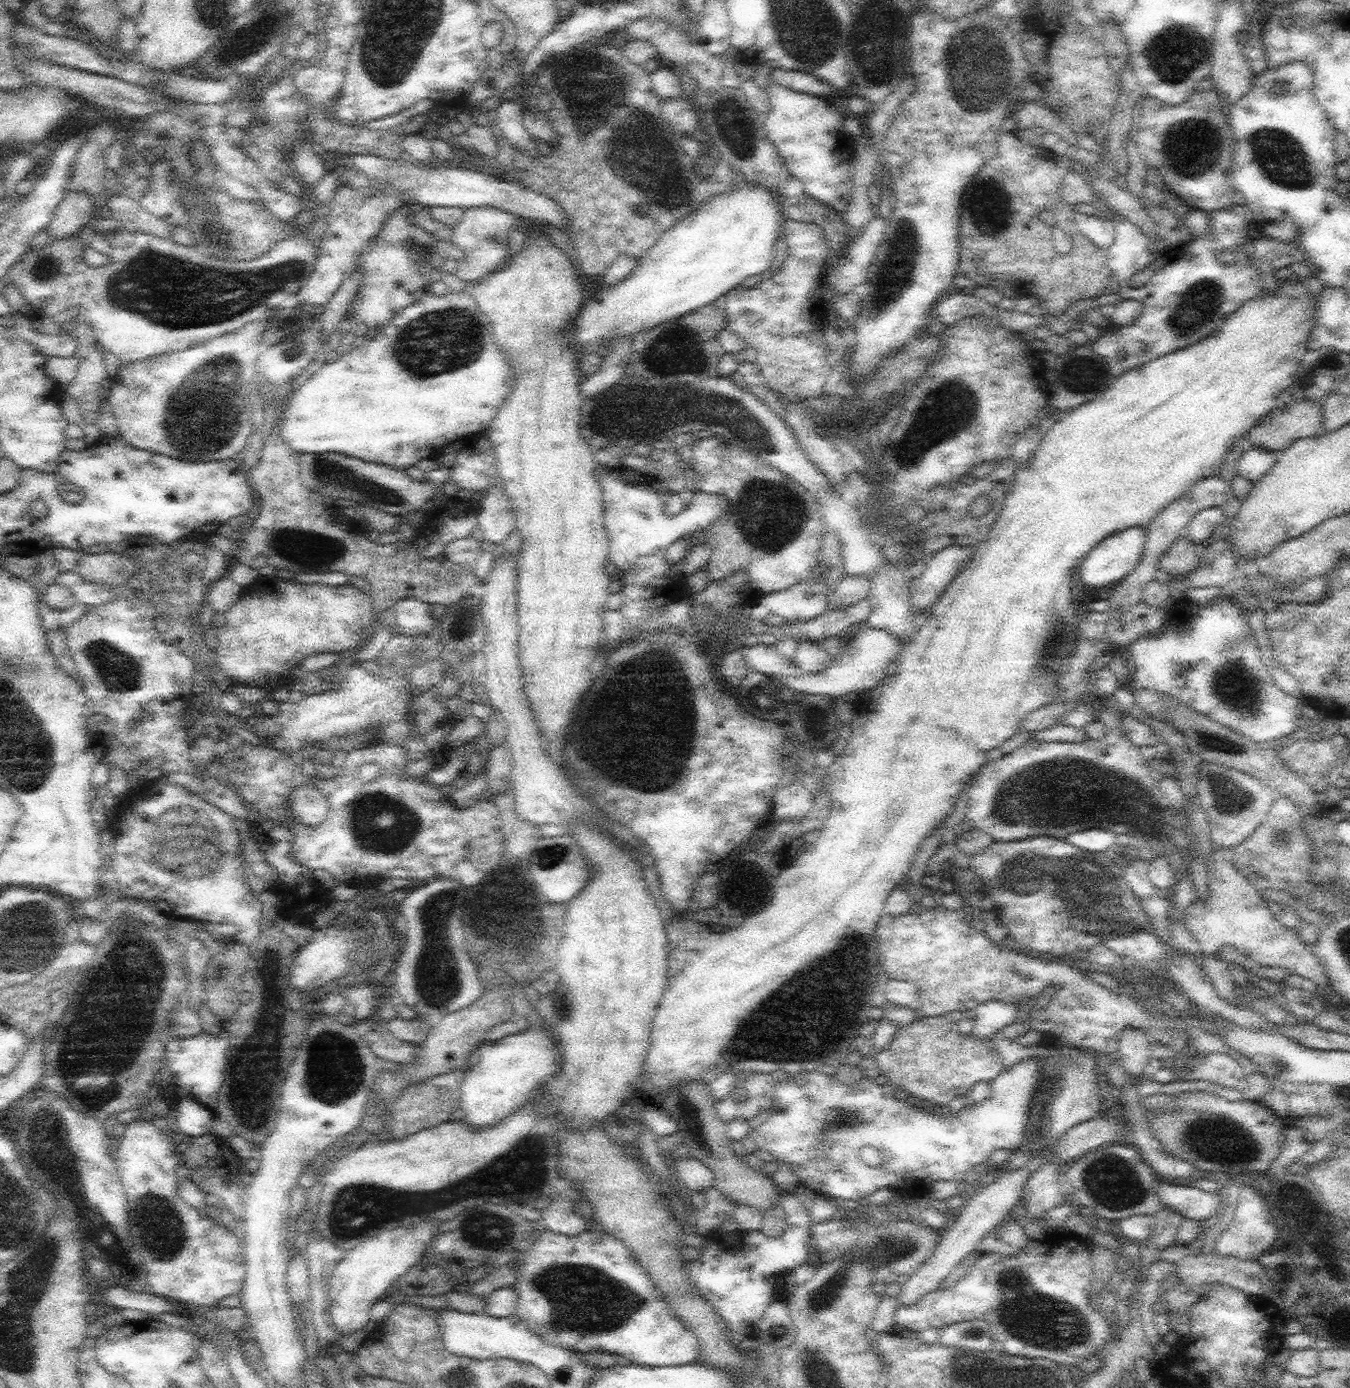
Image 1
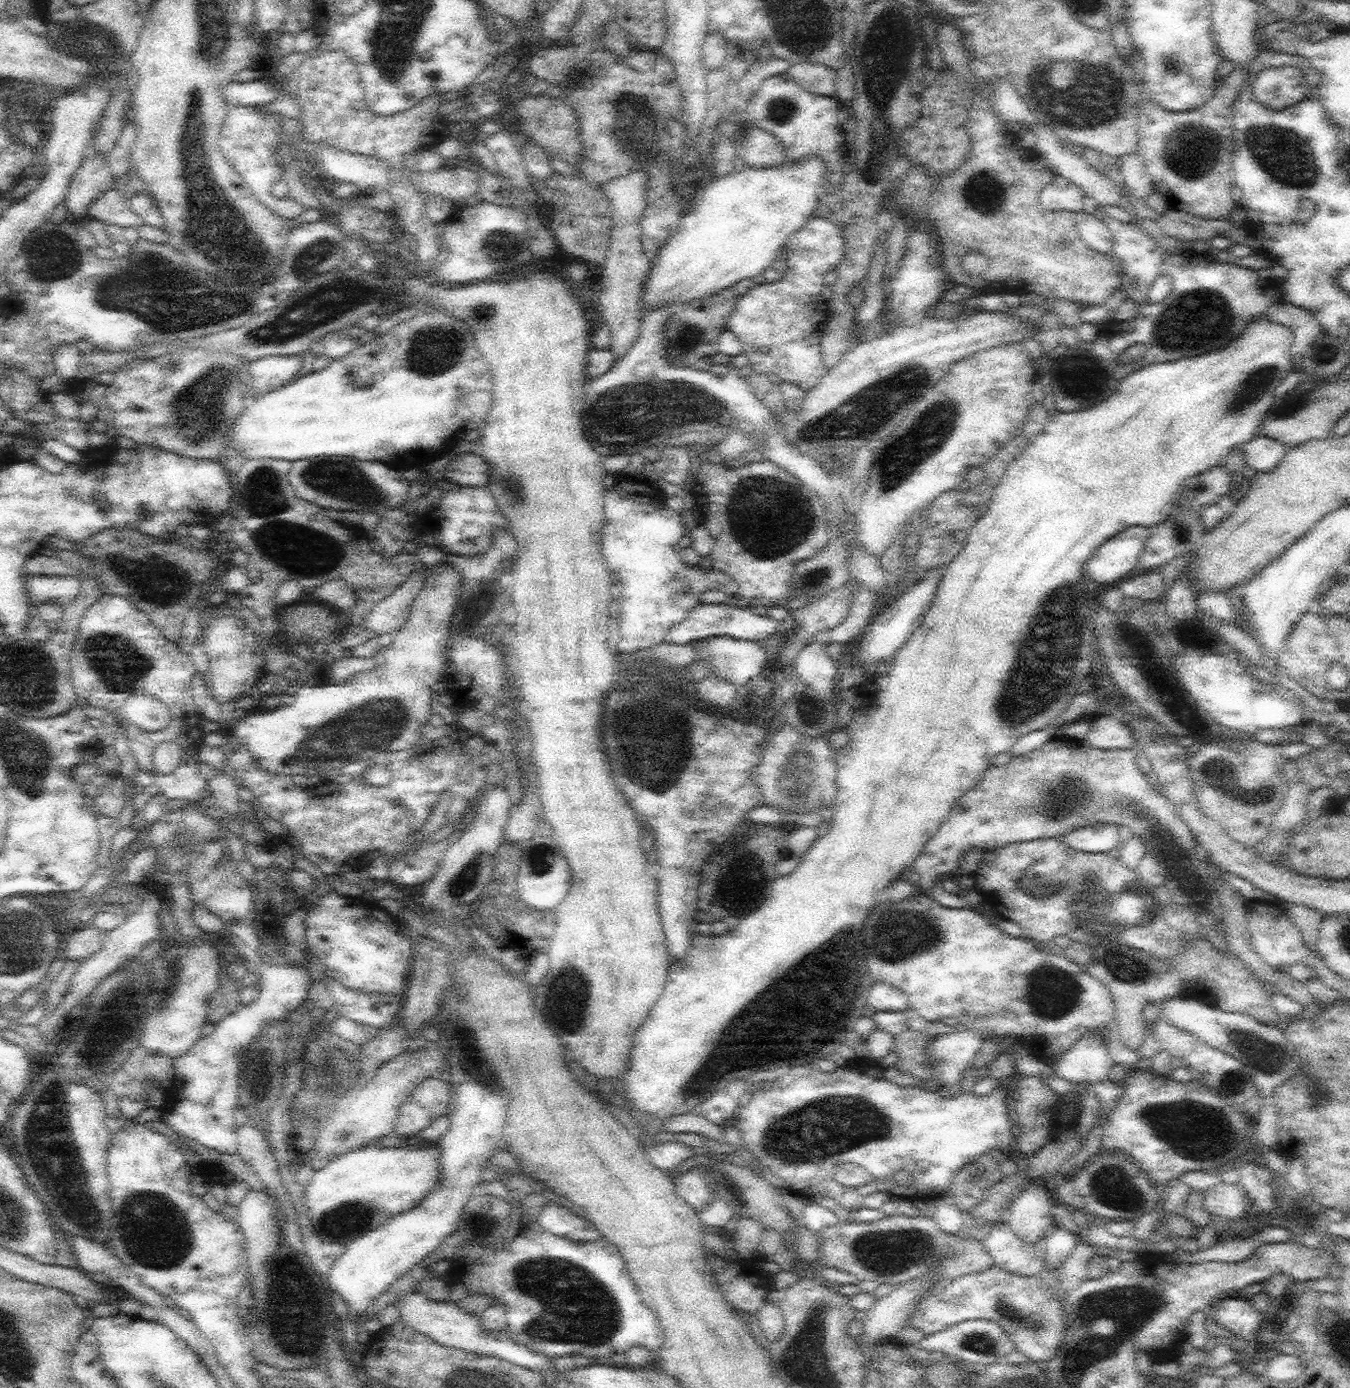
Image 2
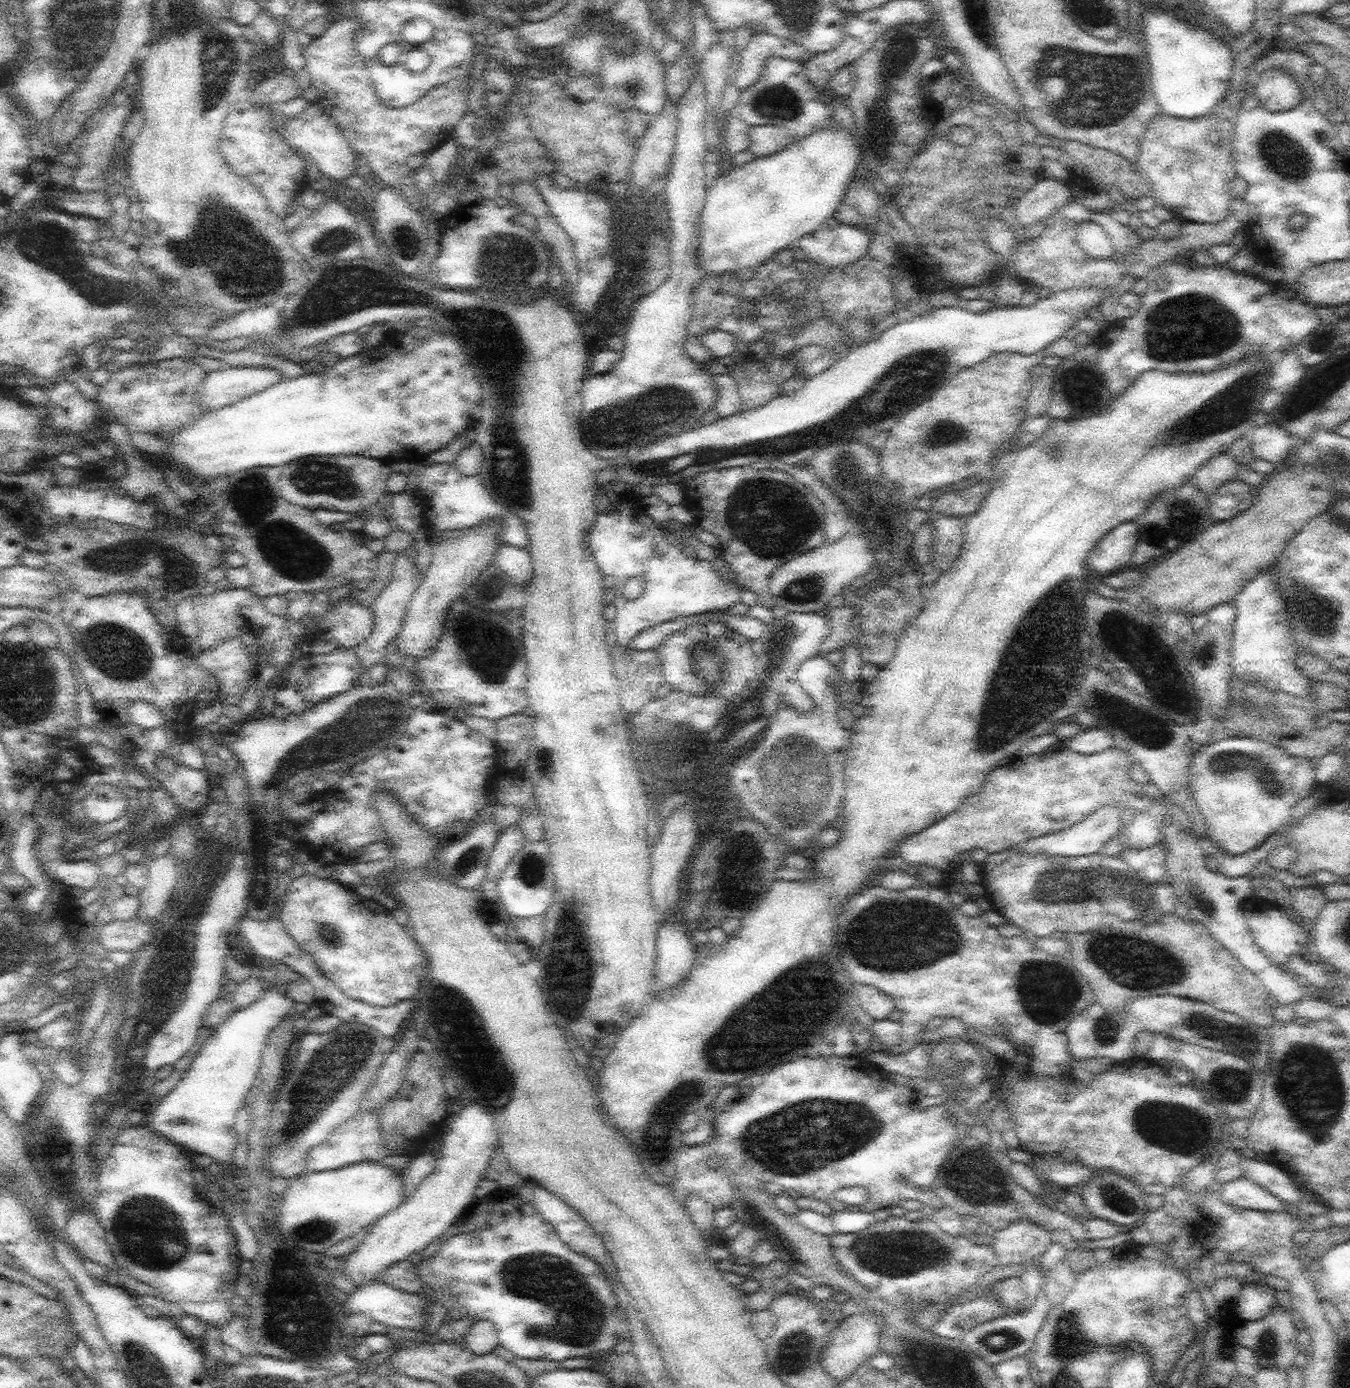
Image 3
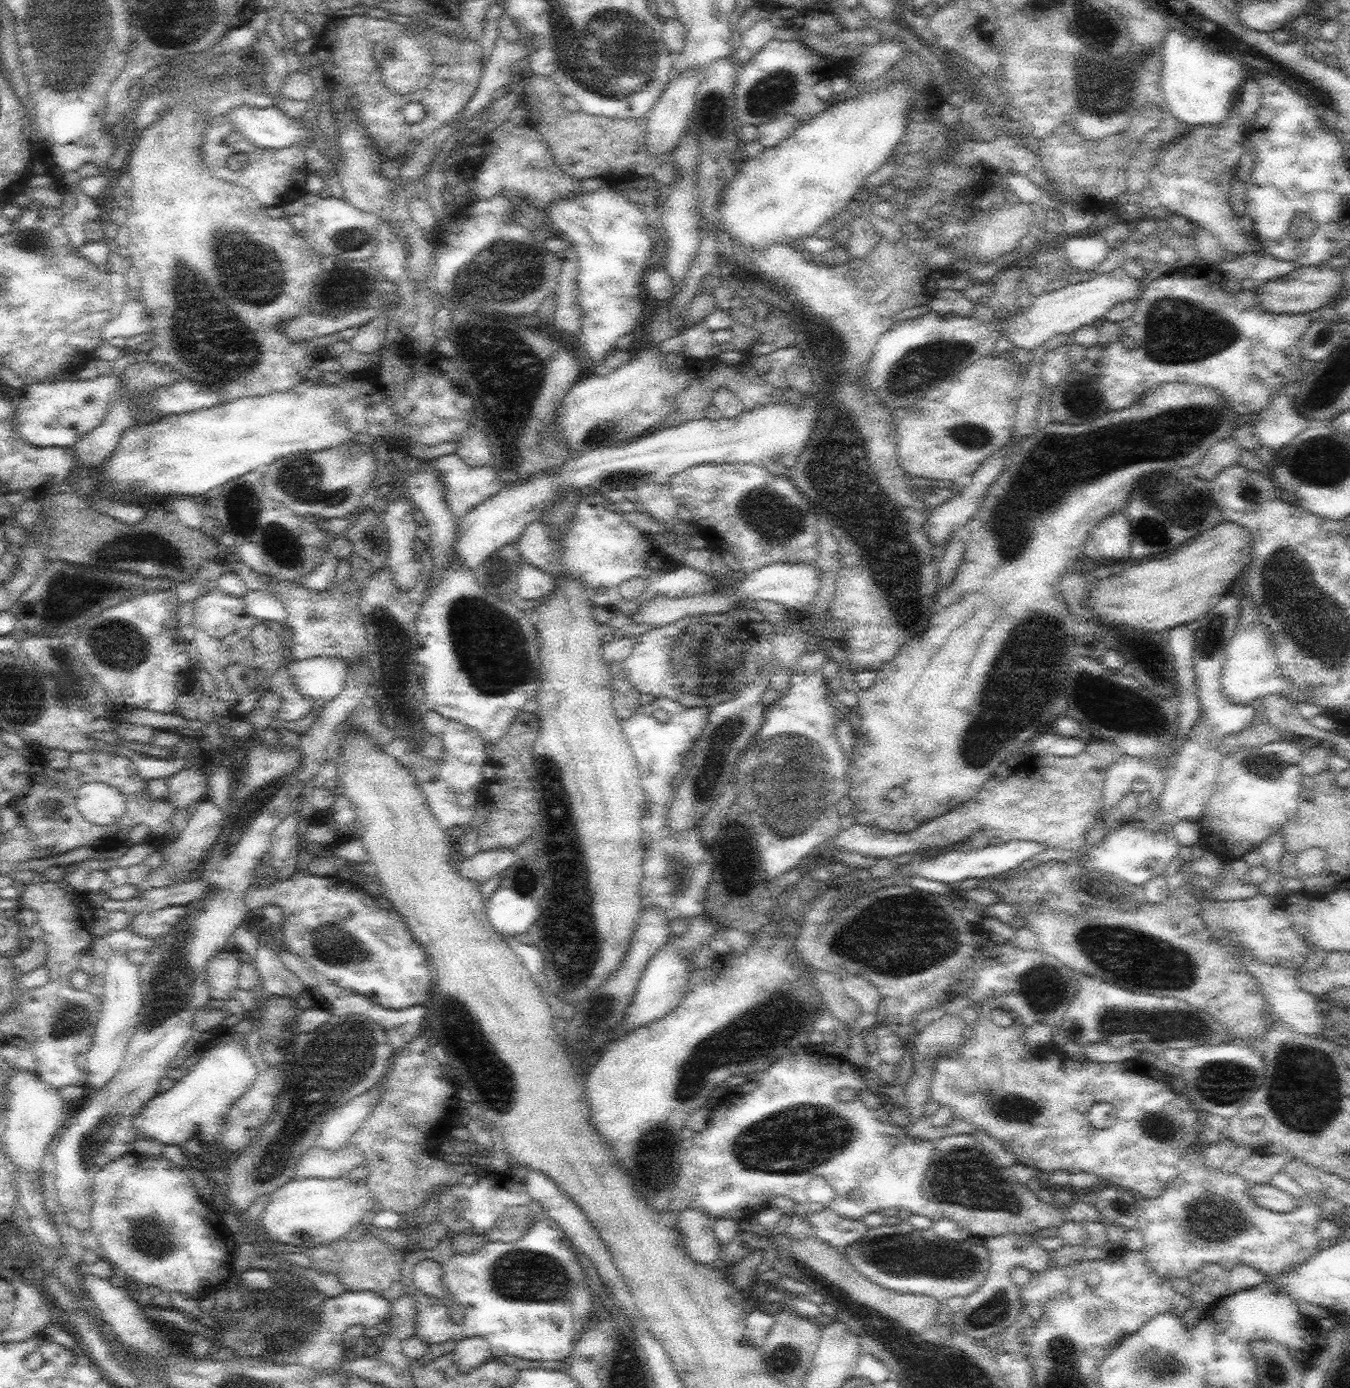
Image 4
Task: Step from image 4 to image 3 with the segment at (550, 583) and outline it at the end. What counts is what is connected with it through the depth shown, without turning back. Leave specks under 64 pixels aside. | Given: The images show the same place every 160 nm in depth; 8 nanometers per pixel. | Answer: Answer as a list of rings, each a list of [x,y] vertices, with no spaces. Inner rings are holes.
[[[504,544],[498,548],[488,565],[492,564],[505,572],[513,580],[517,589],[523,589],[533,575],[532,557],[526,547]]]

